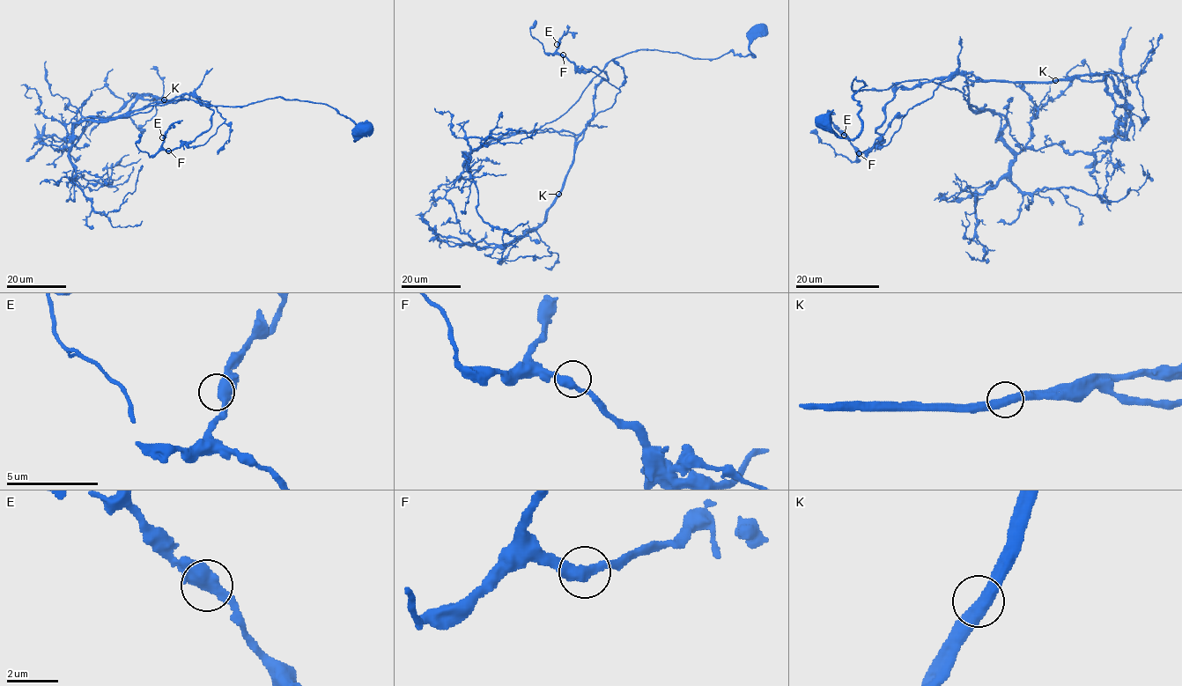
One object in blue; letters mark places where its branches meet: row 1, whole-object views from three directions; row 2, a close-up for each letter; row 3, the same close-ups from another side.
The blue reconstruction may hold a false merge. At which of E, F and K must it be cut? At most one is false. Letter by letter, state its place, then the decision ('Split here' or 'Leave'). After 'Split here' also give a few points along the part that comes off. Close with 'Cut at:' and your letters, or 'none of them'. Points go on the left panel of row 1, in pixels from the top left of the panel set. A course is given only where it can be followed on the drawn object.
E: Place: (162, 137). Leave
F: Place: (168, 151). Leave
K: Place: (164, 99). Split here. Course of the part to remove: (164, 99), (135, 95), (107, 118), (93, 121), (72, 140), (55, 136), (47, 137), (43, 146), (25, 161)
Cut at: K

